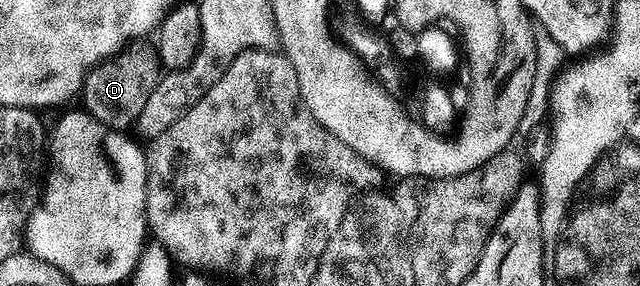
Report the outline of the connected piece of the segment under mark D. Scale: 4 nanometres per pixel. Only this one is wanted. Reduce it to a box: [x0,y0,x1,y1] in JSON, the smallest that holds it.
[80,45,160,131]

